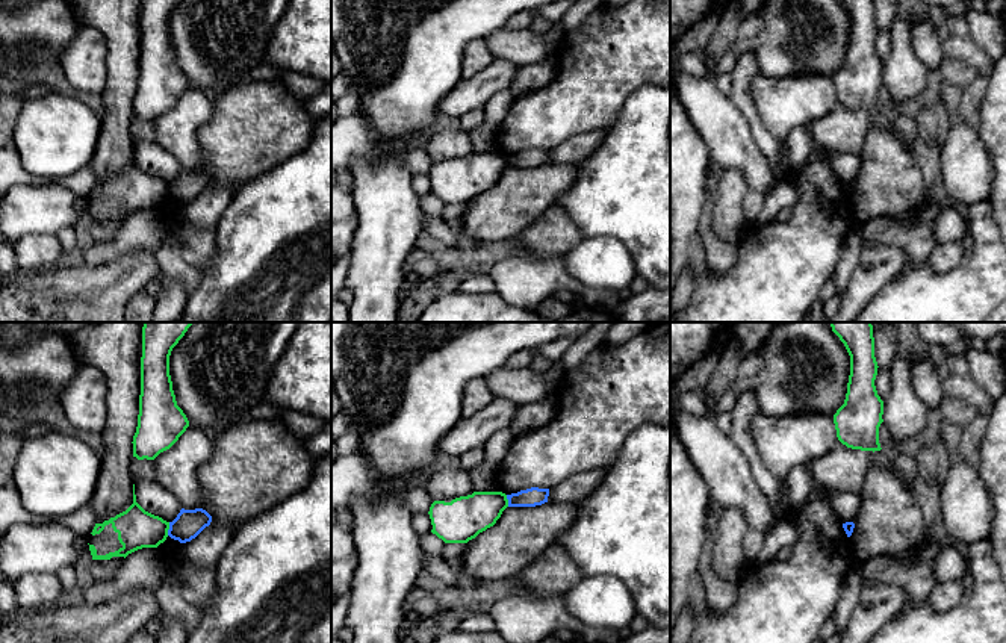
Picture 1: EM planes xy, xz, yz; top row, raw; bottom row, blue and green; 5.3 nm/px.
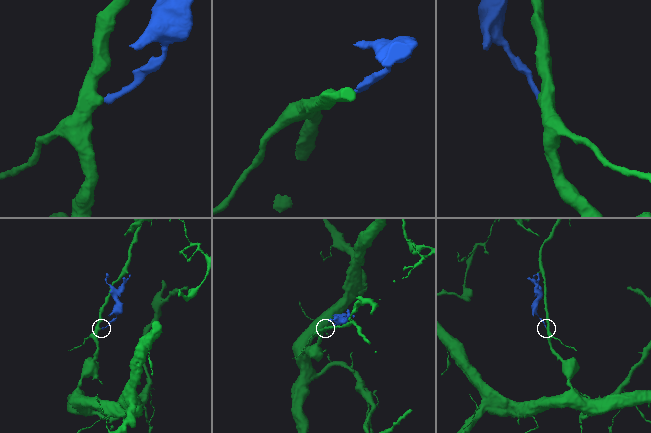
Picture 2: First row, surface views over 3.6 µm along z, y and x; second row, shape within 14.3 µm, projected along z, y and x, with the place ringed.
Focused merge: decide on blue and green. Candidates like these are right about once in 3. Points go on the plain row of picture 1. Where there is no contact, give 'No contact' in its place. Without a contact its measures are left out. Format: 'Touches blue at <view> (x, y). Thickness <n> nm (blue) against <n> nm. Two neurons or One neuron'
Touches blue at xy (170, 189). Thickness 150 nm (blue) against 220 nm. Two neurons

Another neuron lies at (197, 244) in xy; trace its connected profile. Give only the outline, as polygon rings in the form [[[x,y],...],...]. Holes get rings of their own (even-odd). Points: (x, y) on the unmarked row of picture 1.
[[[174,200],[165,204],[163,219],[166,228],[179,238],[183,259],[201,271],[206,260],[215,251],[215,227],[203,228],[198,224],[191,222],[183,215],[182,204]]]

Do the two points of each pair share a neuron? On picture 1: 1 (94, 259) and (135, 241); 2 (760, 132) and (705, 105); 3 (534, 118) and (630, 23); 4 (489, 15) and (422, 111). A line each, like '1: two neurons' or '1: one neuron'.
1: one neuron
2: two neurons
3: one neuron
4: one neuron

